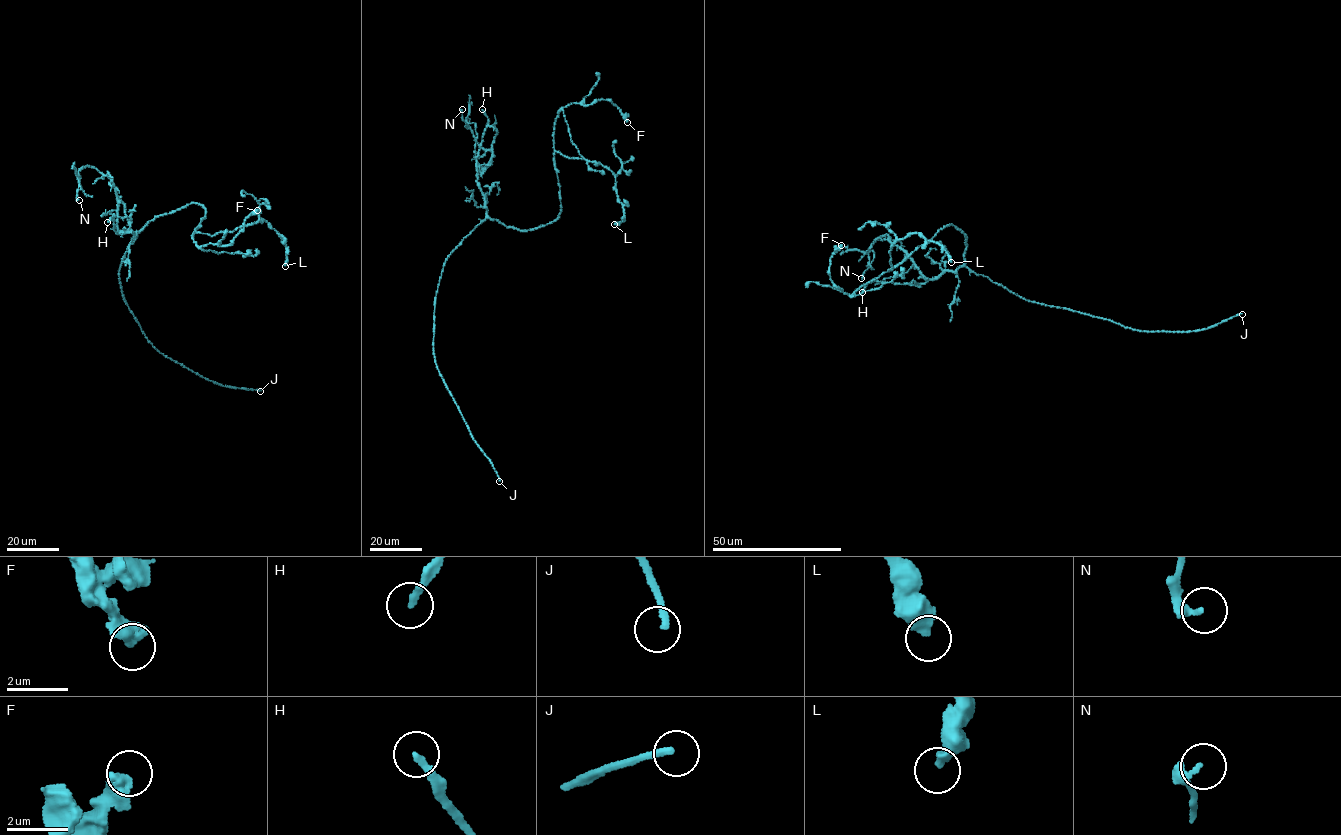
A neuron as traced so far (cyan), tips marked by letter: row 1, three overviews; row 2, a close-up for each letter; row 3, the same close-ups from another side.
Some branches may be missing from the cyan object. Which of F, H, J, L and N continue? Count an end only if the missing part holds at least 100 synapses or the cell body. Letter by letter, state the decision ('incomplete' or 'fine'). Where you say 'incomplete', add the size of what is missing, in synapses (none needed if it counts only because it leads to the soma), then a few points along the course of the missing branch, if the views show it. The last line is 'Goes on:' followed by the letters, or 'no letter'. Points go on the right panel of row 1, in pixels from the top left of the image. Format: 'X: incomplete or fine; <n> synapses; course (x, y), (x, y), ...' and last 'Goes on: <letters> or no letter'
F: fine
H: fine
J: incomplete
L: fine
N: fine
Goes on: J

